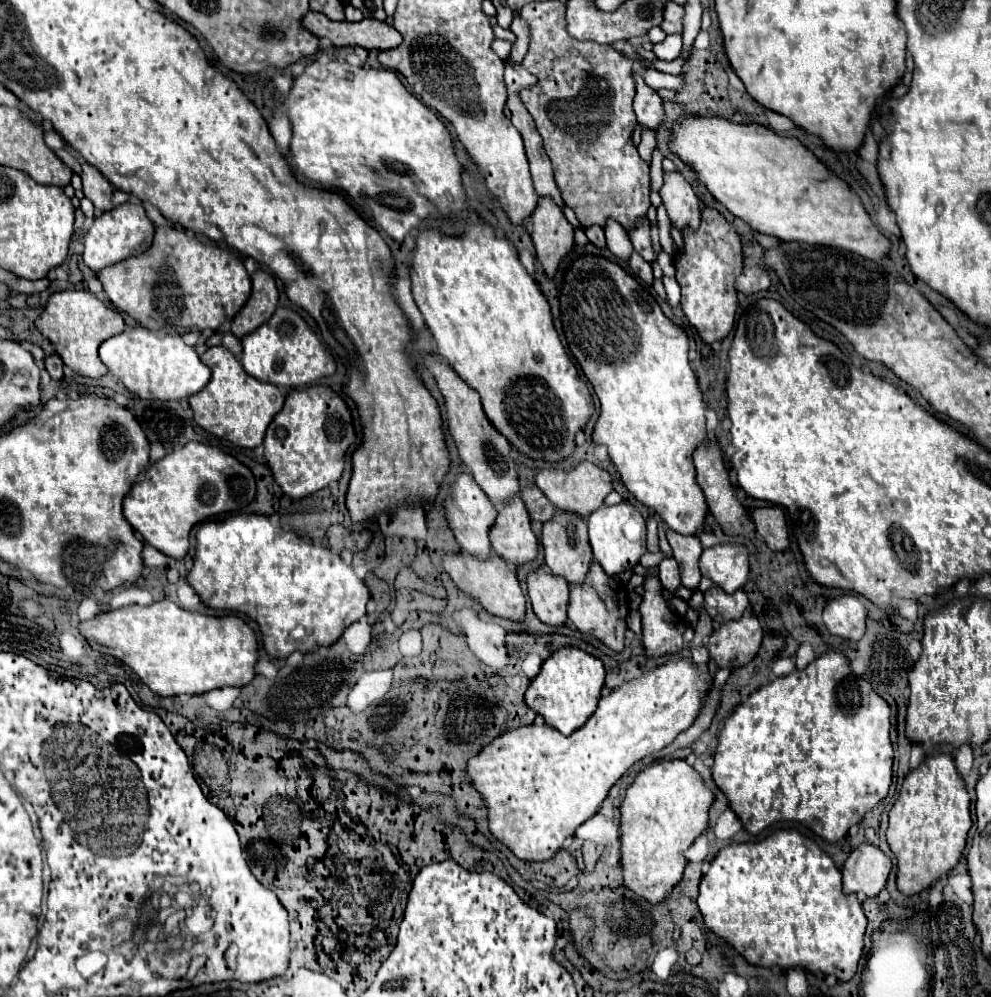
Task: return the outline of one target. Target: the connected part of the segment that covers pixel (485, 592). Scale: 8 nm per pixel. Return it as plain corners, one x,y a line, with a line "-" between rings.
461,551
457,555
445,555
443,567
451,575
455,585
463,593
467,593
469,597
477,599
487,613
497,615
497,617
505,617
511,621
523,621
525,619
525,595
519,587
515,569
509,567
501,557
491,555
489,559
475,559
467,551

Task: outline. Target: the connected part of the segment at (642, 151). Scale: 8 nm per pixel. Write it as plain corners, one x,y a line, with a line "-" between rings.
643,129
643,135
641,135
641,143
639,143
639,155
643,161
651,163
651,153
655,149
655,133
649,131
649,129

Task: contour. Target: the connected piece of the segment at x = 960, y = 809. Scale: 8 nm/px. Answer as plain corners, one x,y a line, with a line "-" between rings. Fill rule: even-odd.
949,755
927,757
905,777
899,799
889,811
887,843
897,857
897,889
903,895
917,895
939,875
949,873
963,855
969,829
969,793
953,759

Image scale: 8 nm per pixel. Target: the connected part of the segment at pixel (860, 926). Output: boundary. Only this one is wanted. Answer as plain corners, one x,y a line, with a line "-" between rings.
777,831
759,843
723,847
699,885
697,905
707,929
731,943
751,965
781,969
801,967
809,973
821,971
835,975
839,981
849,981
857,971
867,917
857,895
845,895
841,891
841,871
833,861
797,831

